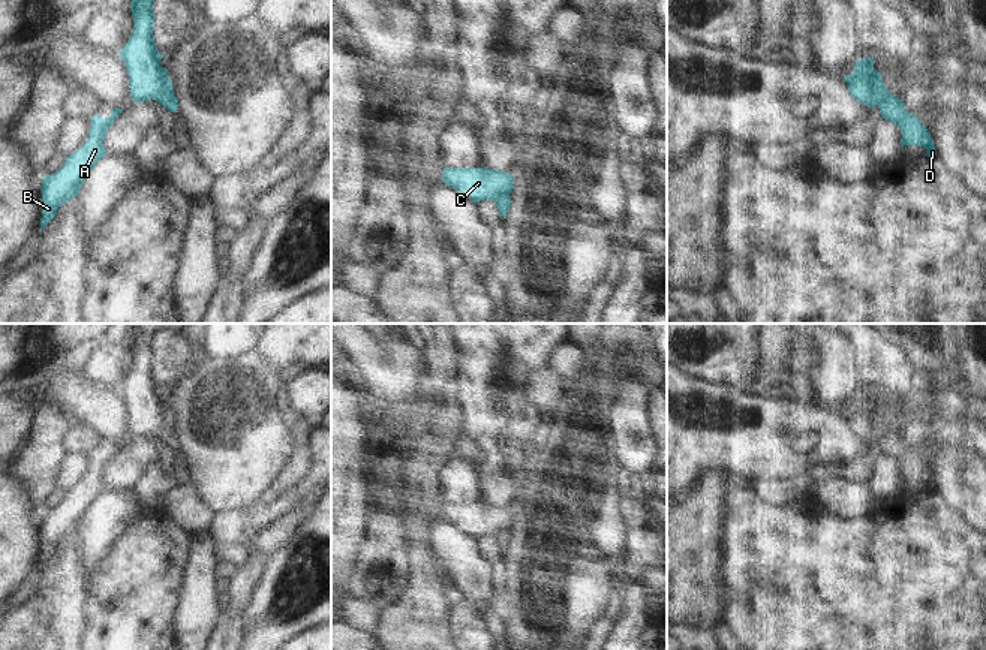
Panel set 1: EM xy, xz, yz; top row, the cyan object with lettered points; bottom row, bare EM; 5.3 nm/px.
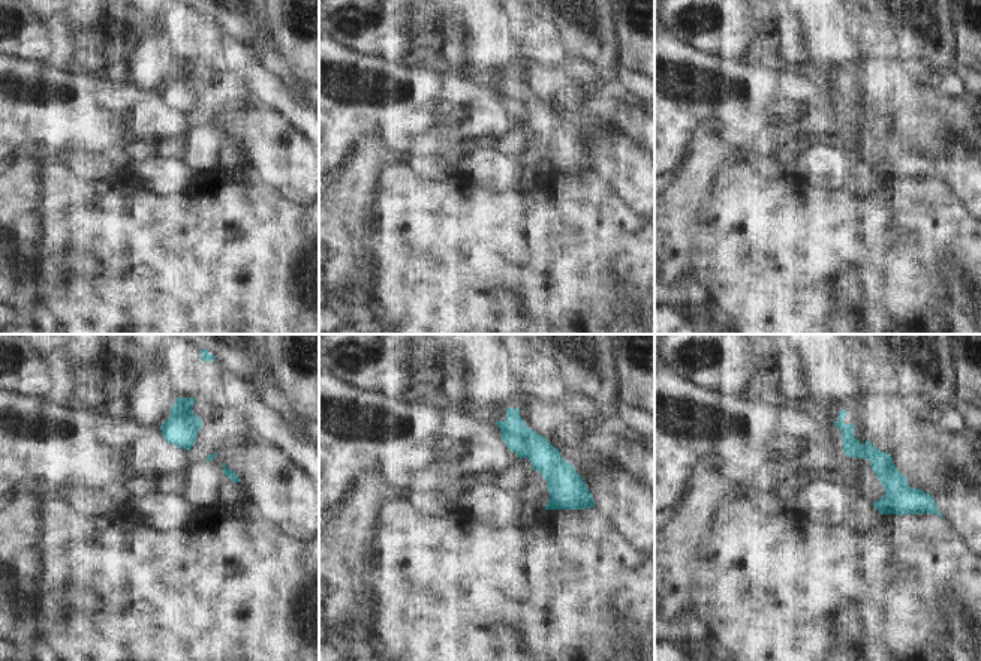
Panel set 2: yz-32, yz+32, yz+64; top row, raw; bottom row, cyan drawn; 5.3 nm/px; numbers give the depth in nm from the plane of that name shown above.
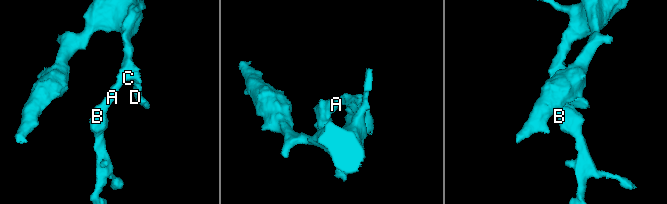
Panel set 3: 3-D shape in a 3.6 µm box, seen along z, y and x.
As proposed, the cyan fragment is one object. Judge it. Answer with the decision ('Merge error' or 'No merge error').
Merge error

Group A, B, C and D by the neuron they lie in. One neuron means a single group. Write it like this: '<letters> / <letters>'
A B C / D

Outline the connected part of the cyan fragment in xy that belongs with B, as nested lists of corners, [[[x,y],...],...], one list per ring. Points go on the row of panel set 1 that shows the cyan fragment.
[[[114,108],[109,118],[93,115],[87,142],[67,156],[57,172],[42,178],[42,219],[39,231],[55,217],[61,204],[79,195],[81,186],[94,165],[106,156],[105,135],[121,112],[123,109]]]

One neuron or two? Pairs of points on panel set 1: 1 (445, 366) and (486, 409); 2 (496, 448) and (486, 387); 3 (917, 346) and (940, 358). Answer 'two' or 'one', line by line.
1: two
2: one
3: one

